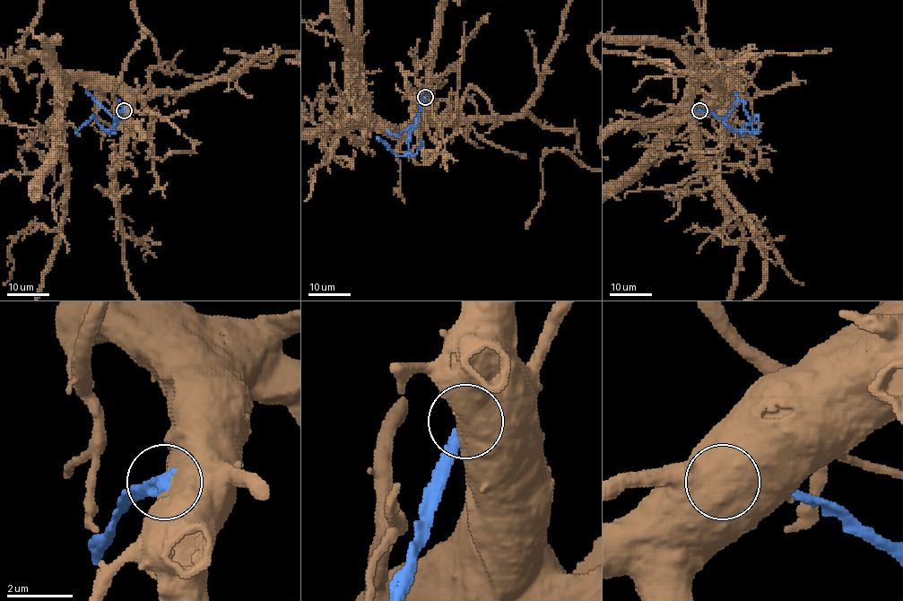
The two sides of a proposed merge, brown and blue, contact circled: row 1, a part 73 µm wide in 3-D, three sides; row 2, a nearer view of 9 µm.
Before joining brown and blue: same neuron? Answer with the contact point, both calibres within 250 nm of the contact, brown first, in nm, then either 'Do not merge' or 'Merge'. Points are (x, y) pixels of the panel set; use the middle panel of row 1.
Place: (425, 97). Thickness 750 nm (brown) against 400 nm. Do not merge

